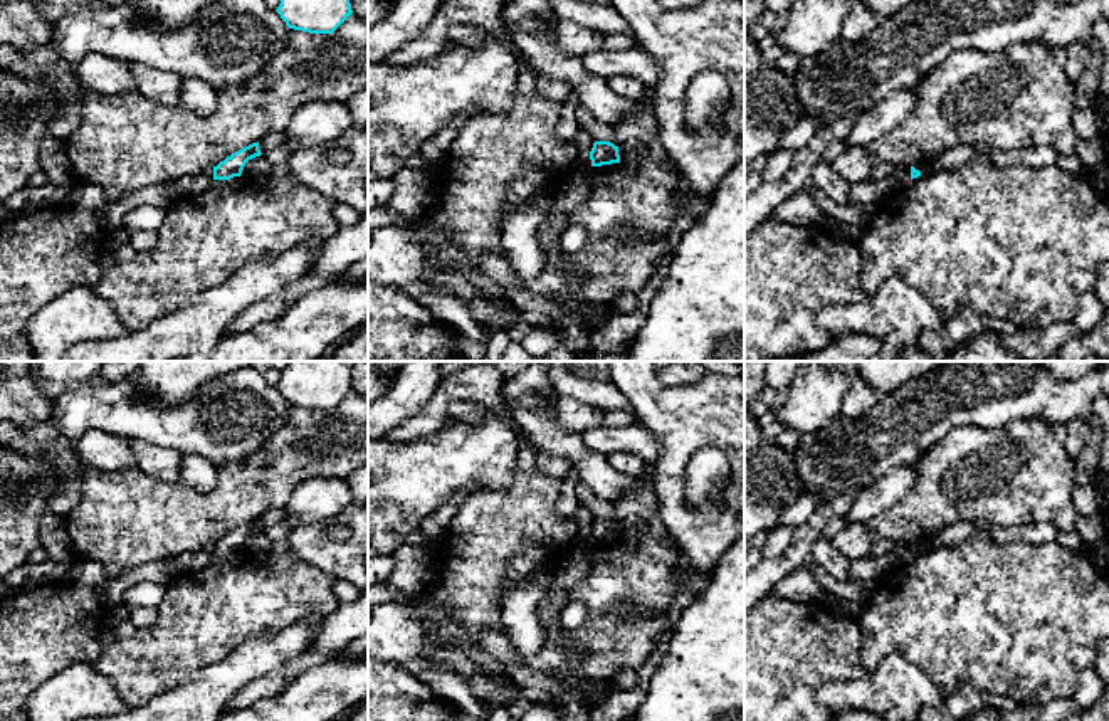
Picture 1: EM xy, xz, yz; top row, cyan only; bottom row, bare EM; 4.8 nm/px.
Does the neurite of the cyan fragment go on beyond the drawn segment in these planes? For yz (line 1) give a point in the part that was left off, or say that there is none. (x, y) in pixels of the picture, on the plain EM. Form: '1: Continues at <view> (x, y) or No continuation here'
1: No continuation here

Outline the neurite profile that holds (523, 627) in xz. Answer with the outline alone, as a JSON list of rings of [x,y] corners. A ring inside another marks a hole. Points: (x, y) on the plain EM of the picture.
[[[556,571],[538,573],[502,600],[501,622],[506,635],[519,652],[529,659],[546,645],[544,629],[536,615],[536,608],[556,578]]]

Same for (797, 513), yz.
[[[803,494],[795,504],[783,509],[781,513],[781,526],[798,526],[802,524],[820,503],[818,494]]]

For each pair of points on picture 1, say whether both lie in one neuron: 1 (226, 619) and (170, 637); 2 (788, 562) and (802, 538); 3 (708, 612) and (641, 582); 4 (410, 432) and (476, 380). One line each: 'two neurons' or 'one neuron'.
1: one neuron
2: one neuron
3: two neurons
4: one neuron

